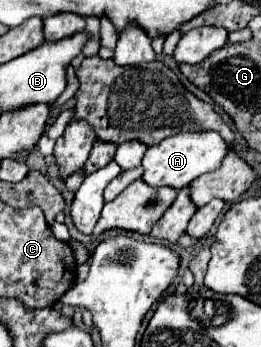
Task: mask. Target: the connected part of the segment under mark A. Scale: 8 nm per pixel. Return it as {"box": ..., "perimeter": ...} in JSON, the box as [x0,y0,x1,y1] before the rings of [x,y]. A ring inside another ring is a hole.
{"box":[142,132,230,190],"perimeter":[[[180,132],[174,136],[164,138],[160,144],[154,144],[146,150],[142,158],[144,166],[144,180],[150,186],[172,186],[176,190],[188,186],[198,176],[218,170],[224,156],[230,152],[230,142],[226,142],[218,132]]]}

